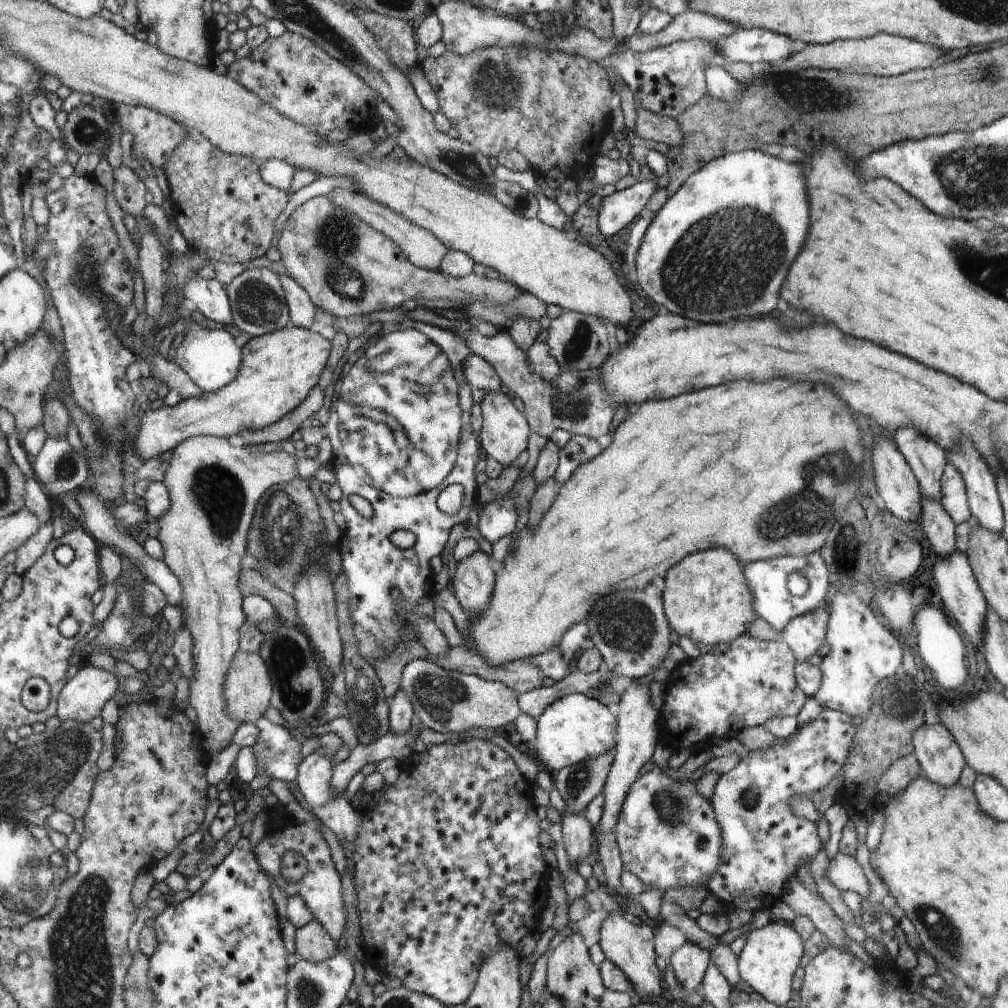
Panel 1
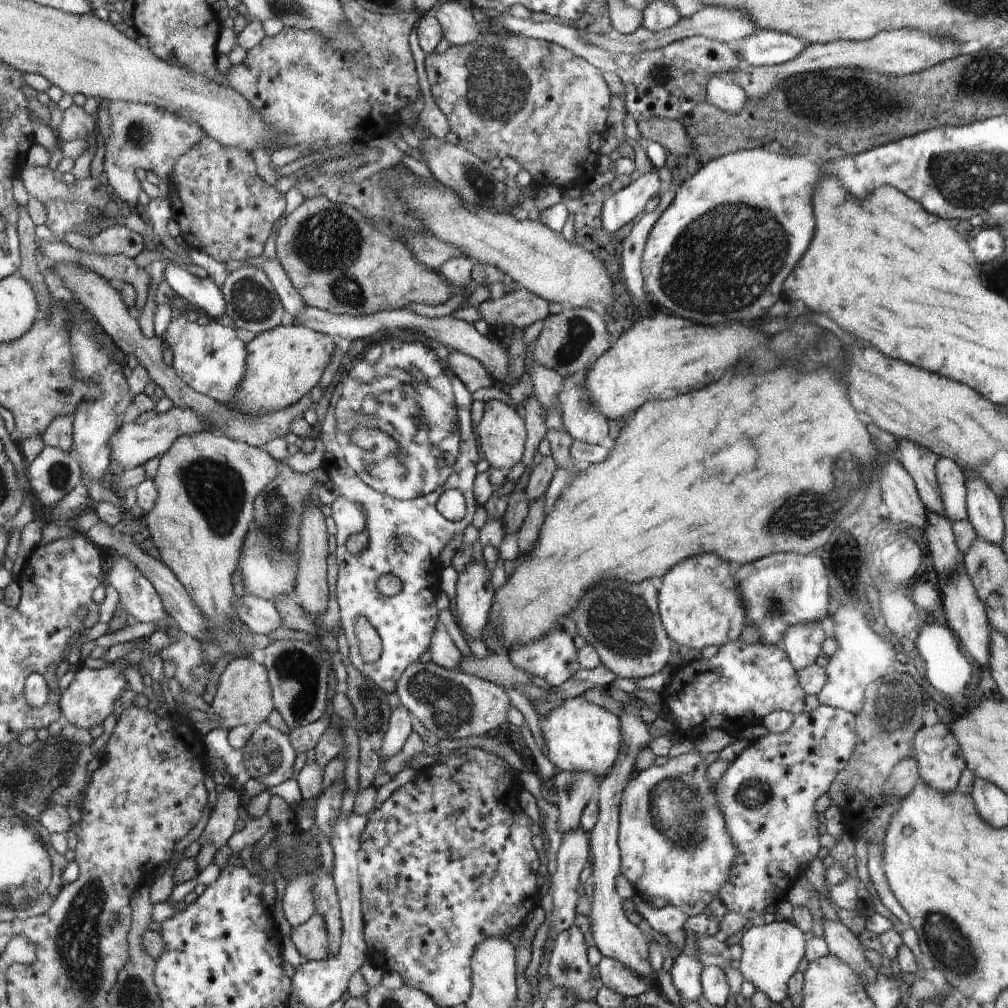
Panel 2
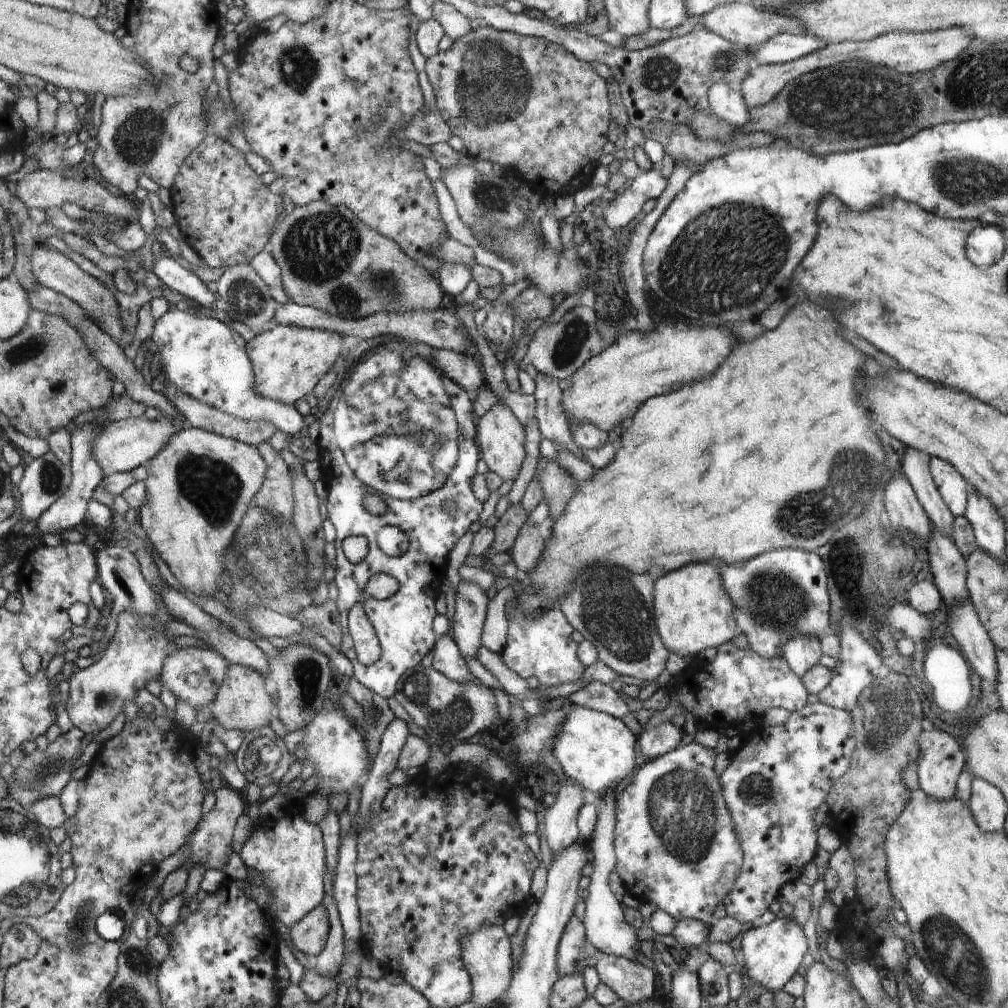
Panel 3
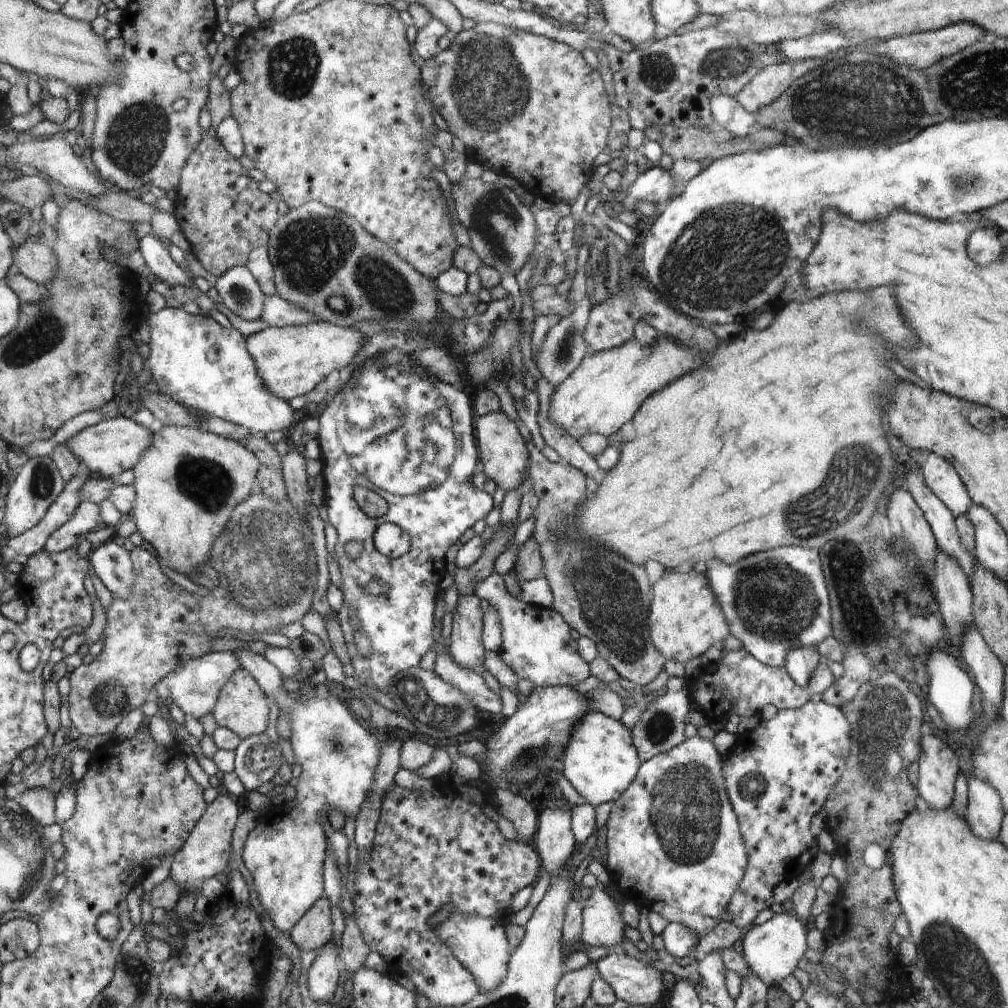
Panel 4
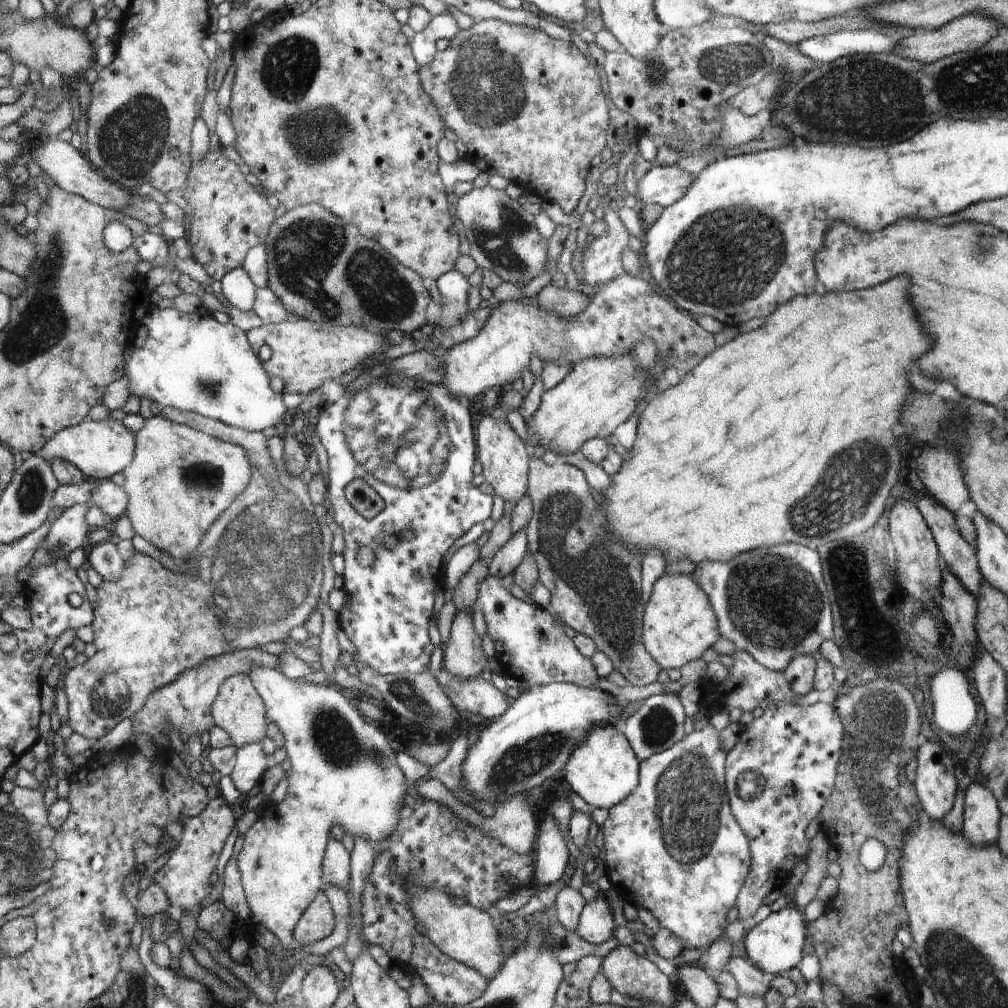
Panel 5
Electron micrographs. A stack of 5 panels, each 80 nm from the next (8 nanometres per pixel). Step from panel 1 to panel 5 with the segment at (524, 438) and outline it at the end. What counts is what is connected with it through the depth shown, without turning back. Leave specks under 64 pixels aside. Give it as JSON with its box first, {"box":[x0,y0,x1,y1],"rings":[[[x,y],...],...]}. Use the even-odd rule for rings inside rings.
{"box":[476,416,528,504],"rings":[[[484,416],[476,424],[476,447],[482,465],[481,476],[492,486],[494,494],[504,502],[516,504],[527,496],[528,490],[528,454],[526,446],[506,419]]]}

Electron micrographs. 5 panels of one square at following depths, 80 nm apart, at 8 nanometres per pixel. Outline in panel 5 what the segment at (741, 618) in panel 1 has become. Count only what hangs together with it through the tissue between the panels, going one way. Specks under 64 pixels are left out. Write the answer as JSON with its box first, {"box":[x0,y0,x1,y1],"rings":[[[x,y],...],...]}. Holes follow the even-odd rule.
{"box":[643,572,720,670],"rings":[[[665,572],[654,581],[645,606],[643,645],[664,670],[680,669],[690,661],[700,659],[720,637],[715,609],[706,591],[690,574]]]}

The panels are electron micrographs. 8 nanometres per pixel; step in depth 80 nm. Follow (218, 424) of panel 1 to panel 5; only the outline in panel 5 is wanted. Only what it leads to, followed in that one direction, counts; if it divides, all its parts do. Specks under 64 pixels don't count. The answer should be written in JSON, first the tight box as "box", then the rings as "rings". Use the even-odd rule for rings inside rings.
{"box":[39,319,388,482],"rings":[[[304,319],[268,324],[248,330],[248,343],[258,354],[262,346],[270,348],[270,358],[263,362],[267,374],[278,376],[284,382],[284,393],[308,395],[323,386],[329,379],[336,380],[341,375],[366,362],[374,354],[384,354],[388,350],[388,338],[358,326],[335,326],[334,324],[310,322]],[[85,419],[75,426],[60,430],[60,433],[49,440],[39,453],[49,462],[51,460],[70,462],[88,480],[102,482],[110,479],[114,474],[123,472],[131,465],[135,457],[135,447],[135,434],[130,432],[122,421],[105,419],[93,422]]]}

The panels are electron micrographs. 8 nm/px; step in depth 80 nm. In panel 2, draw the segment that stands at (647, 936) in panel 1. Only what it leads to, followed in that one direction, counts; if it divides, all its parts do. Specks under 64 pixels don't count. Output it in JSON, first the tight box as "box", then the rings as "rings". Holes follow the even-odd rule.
{"box":[588,703,652,979],"rings":[[[624,703],[624,712],[620,714],[620,724],[623,727],[624,750],[620,750],[619,761],[612,772],[602,779],[599,784],[598,794],[599,818],[592,831],[588,834],[592,850],[592,875],[590,884],[593,886],[590,915],[590,934],[594,940],[594,946],[598,948],[602,956],[620,960],[624,966],[632,968],[642,978],[652,979],[652,968],[648,960],[648,942],[638,926],[634,926],[622,908],[622,900],[616,892],[616,876],[620,874],[620,850],[619,846],[619,807],[623,802],[624,788],[629,784],[628,778],[635,771],[636,756],[640,750],[650,744],[650,725],[640,718],[640,710],[634,704]]]}

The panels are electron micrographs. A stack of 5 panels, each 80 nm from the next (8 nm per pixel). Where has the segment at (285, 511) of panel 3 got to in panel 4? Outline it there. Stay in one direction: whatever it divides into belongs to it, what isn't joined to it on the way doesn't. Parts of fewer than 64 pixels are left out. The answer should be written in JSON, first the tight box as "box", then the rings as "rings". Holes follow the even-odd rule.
{"box":[238,435,287,502],"rings":[[[251,435],[246,440],[238,440],[242,446],[248,447],[252,454],[259,458],[259,473],[256,474],[257,484],[262,488],[262,494],[280,502],[287,498],[284,480],[282,478],[282,460],[274,445],[265,436]]]}

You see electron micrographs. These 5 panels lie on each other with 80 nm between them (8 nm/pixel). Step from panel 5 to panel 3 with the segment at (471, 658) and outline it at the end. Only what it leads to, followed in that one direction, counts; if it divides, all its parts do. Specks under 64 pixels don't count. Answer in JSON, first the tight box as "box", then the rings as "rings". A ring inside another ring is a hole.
{"box":[452,580,488,658],"rings":[[[460,580],[456,591],[456,614],[452,626],[453,639],[460,654],[476,658],[476,650],[483,645],[482,633],[486,625],[488,592],[474,582]]]}

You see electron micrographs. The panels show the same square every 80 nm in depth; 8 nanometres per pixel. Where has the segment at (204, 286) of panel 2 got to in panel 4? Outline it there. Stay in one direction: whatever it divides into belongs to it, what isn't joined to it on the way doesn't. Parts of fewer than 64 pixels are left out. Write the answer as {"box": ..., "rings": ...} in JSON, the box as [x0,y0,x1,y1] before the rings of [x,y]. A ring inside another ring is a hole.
{"box":[139,235,191,286],"rings":[[[147,235],[140,238],[139,250],[146,262],[147,269],[168,285],[180,284],[190,286],[191,274],[178,266],[169,254],[169,248],[165,241],[156,236]]]}

